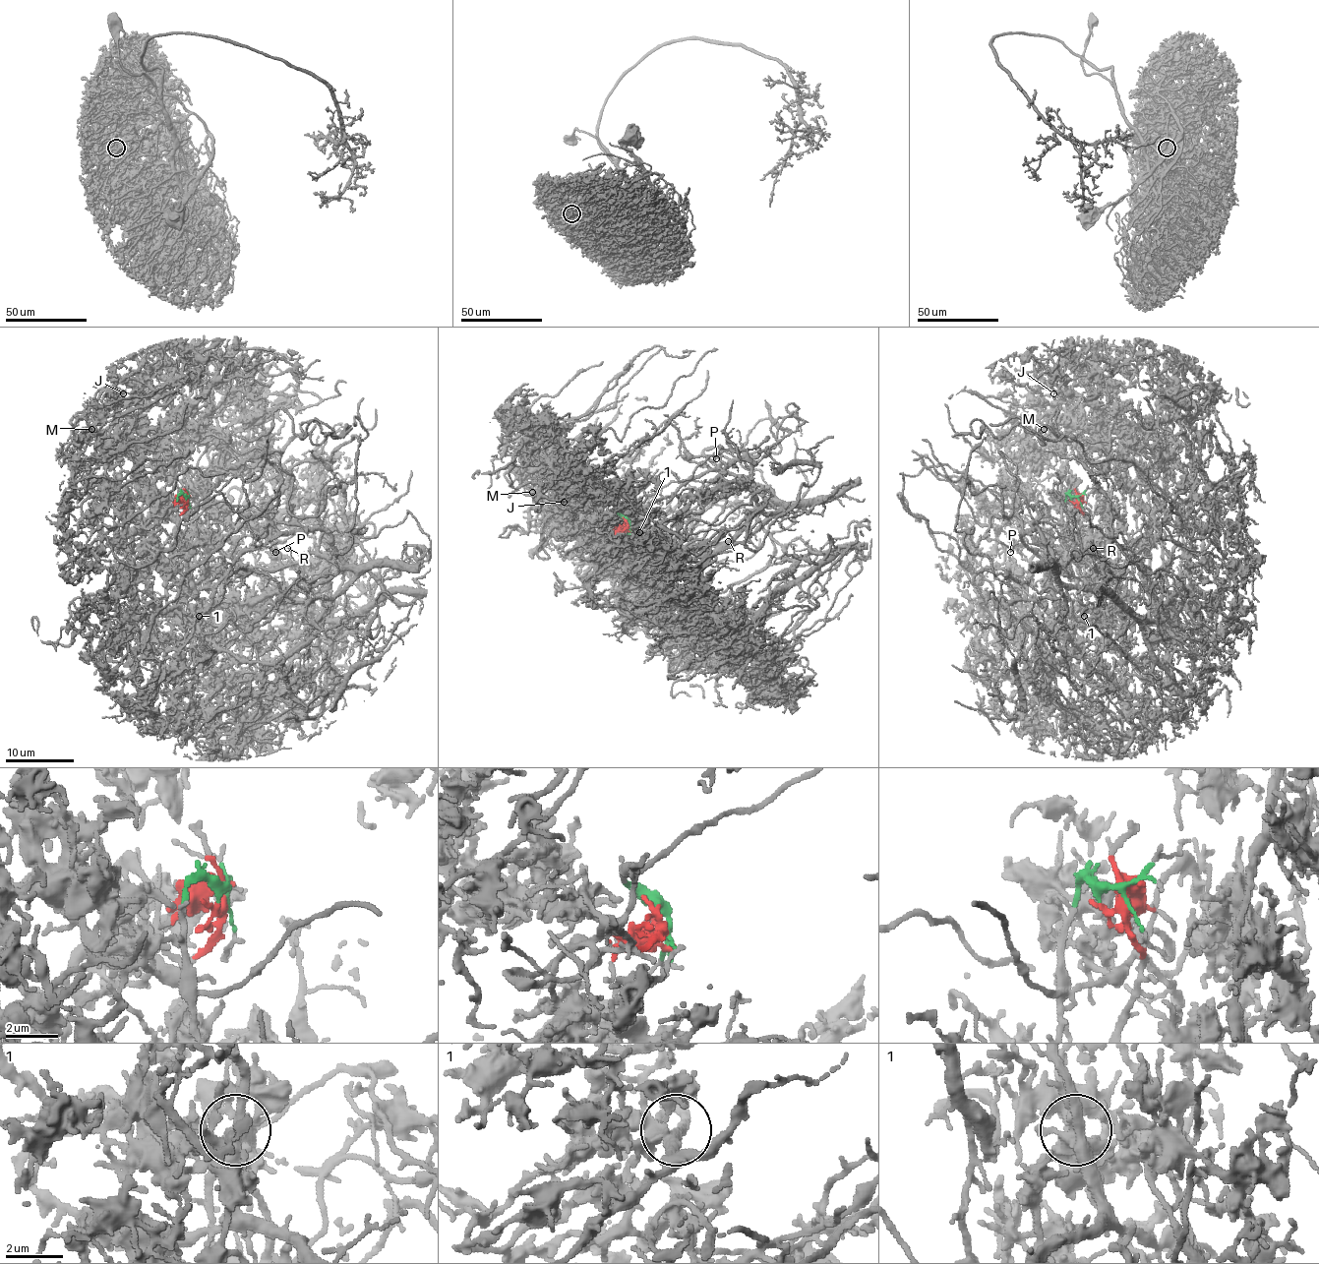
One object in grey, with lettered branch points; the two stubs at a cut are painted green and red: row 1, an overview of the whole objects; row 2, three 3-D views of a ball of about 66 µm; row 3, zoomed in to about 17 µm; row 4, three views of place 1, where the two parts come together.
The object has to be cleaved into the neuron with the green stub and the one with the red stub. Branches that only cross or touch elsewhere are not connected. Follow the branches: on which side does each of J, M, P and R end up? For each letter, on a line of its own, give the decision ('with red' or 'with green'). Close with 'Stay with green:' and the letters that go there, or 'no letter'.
J: with red
M: with red
P: with green
R: with green
Stay with green: P, R

